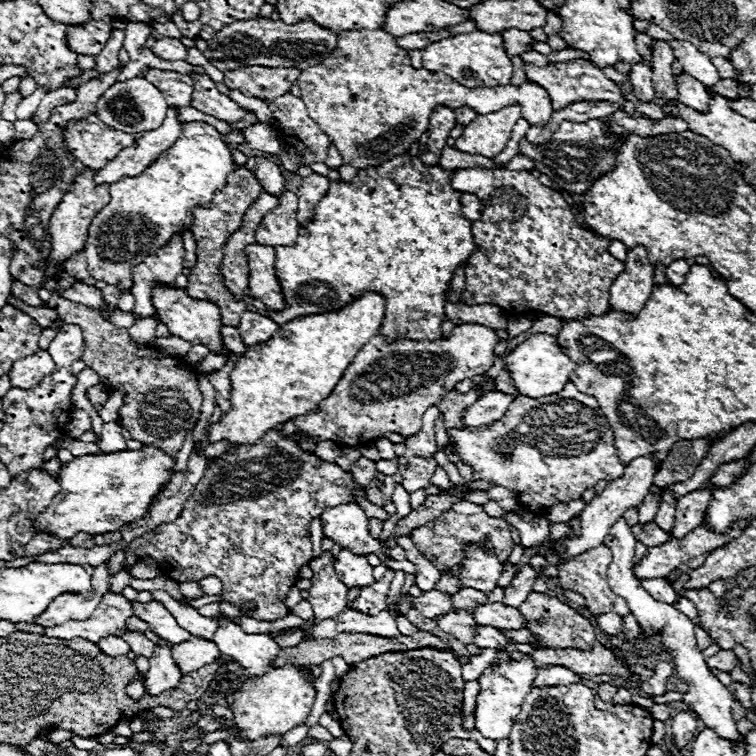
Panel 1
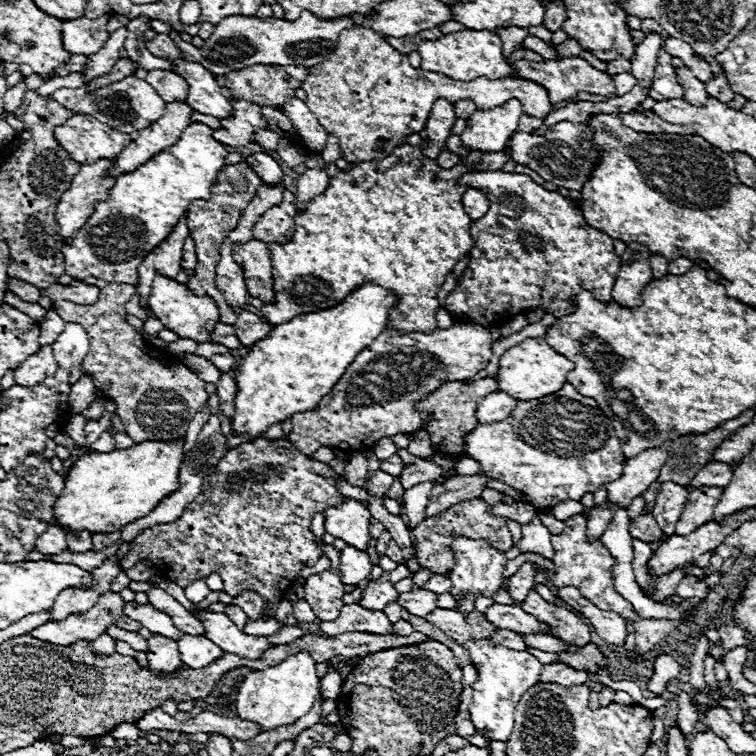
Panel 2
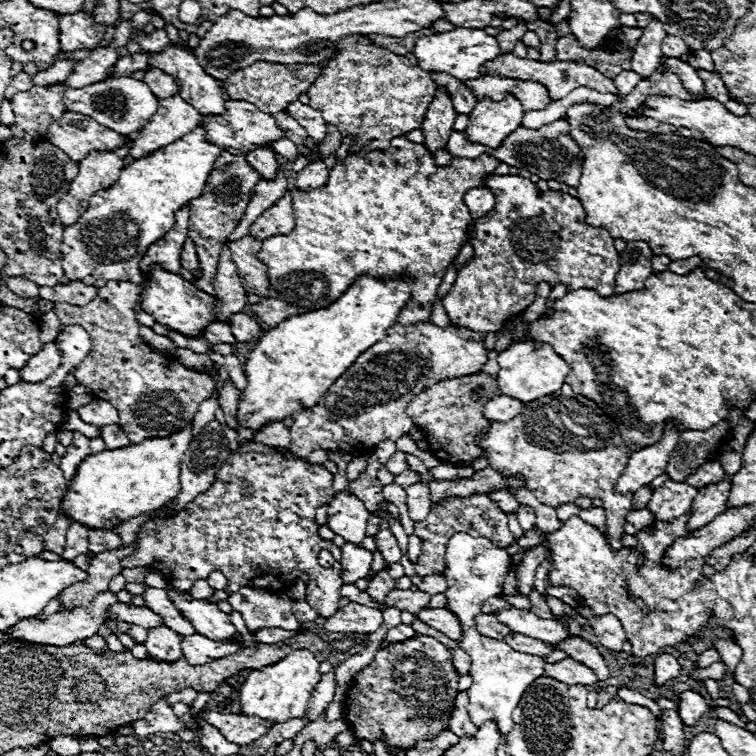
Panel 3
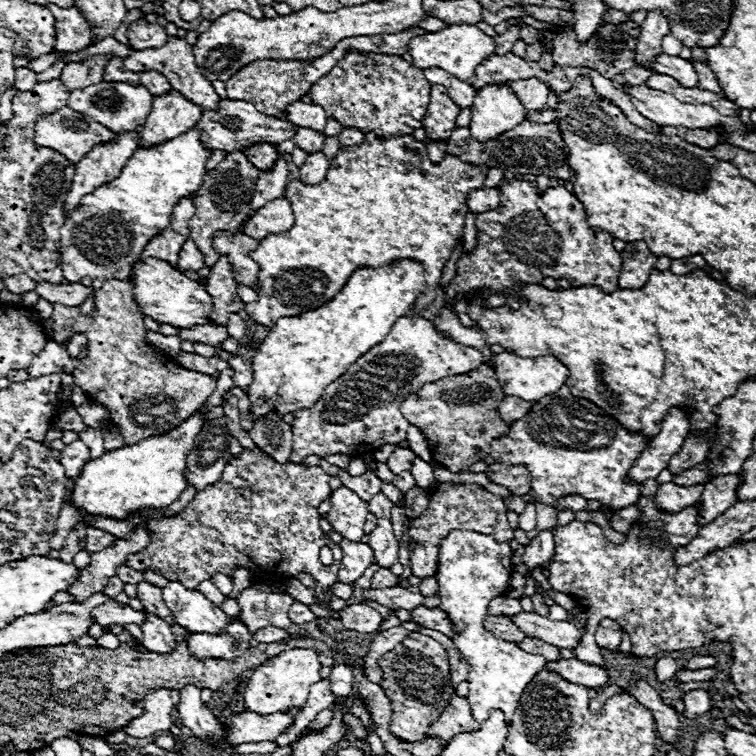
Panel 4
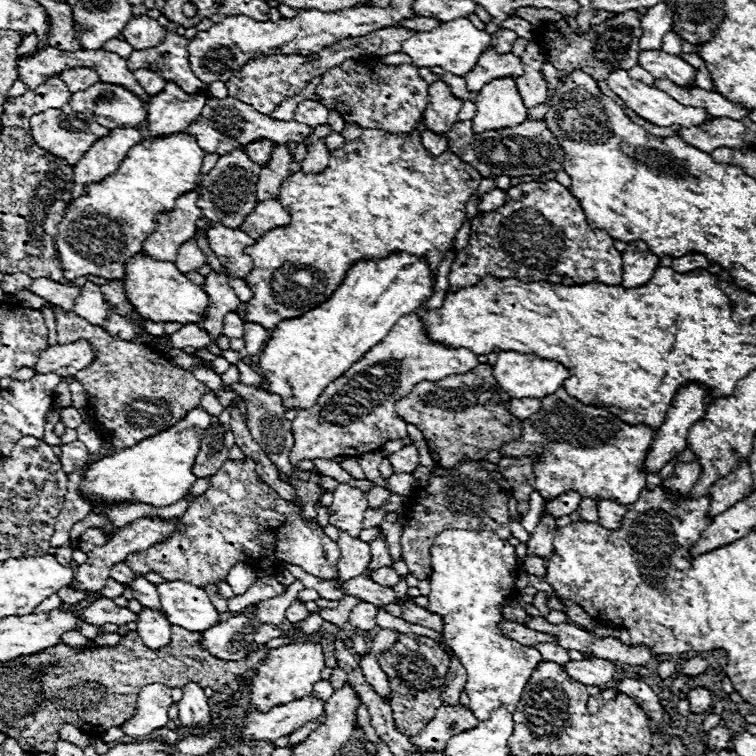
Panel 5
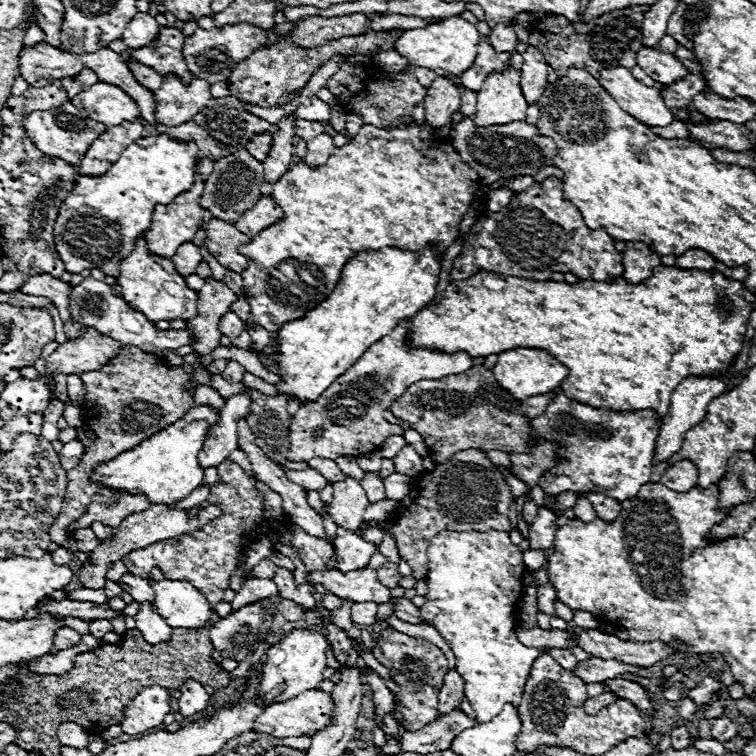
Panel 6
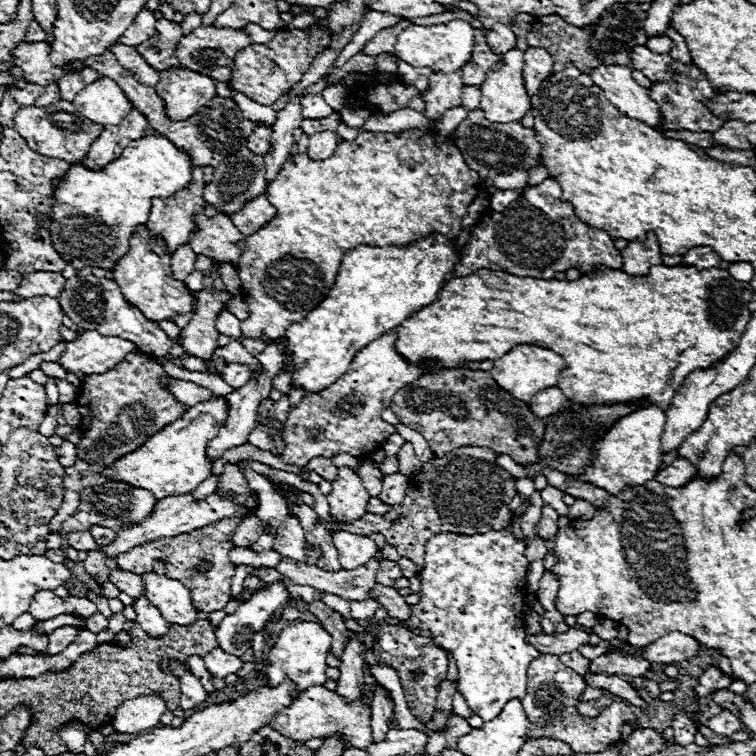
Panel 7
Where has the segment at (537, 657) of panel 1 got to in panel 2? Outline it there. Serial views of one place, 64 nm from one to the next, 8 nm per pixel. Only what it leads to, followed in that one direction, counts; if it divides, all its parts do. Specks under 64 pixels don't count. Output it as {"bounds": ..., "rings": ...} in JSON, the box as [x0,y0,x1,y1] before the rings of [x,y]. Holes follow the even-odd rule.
{"bounds":[560,644,606,672],"rings":[[[594,644],[584,646],[578,654],[560,652],[560,662],[566,662],[566,664],[574,666],[576,670],[588,670],[588,672],[594,672],[598,662],[600,662],[602,666],[606,666],[606,658],[598,652],[598,648],[596,648]]]}

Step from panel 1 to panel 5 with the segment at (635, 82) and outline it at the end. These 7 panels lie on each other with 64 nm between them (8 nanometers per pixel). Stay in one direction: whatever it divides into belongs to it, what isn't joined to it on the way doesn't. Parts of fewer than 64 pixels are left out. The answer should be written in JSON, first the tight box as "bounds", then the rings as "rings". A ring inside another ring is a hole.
{"bounds":[640,4,674,50],"rings":[[[656,4],[648,8],[648,12],[642,16],[640,50],[658,50],[662,46],[662,36],[670,32],[672,14],[674,12],[668,4]]]}

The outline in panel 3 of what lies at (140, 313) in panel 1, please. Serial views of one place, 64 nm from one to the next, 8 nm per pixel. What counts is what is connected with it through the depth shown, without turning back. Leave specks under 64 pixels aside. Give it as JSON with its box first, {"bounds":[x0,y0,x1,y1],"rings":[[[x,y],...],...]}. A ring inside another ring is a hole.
{"bounds":[140,204,190,272],"rings":[[[186,204],[176,212],[176,224],[170,228],[170,232],[164,234],[156,244],[148,248],[148,252],[140,260],[140,270],[148,272],[152,264],[160,264],[168,272],[180,270],[180,252],[182,244],[188,238],[188,218],[190,218],[190,206]]]}

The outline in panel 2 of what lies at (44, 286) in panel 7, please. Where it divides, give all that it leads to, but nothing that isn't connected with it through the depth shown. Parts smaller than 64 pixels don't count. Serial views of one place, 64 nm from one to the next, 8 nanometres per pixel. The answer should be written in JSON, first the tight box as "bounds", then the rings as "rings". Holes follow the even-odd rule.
{"bounds":[42,280,100,304],"rings":[[[74,280],[70,286],[62,286],[62,284],[54,284],[52,290],[42,290],[44,296],[48,296],[52,302],[54,300],[68,300],[74,304],[94,304],[98,300],[100,288],[96,286],[88,286],[84,282]]]}

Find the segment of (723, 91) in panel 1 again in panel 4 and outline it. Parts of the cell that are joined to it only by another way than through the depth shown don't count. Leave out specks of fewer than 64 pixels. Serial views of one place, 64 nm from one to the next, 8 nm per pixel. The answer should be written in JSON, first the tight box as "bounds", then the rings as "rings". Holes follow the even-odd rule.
{"bounds":[690,58,724,96],"rings":[[[690,58],[690,62],[694,64],[694,68],[696,68],[698,76],[700,76],[700,84],[698,84],[698,88],[704,88],[704,90],[716,92],[718,96],[724,96],[722,88],[716,84],[716,76],[714,76],[714,74],[708,70],[708,66],[706,66],[706,64],[702,64],[702,62],[694,62],[692,58]]]}

